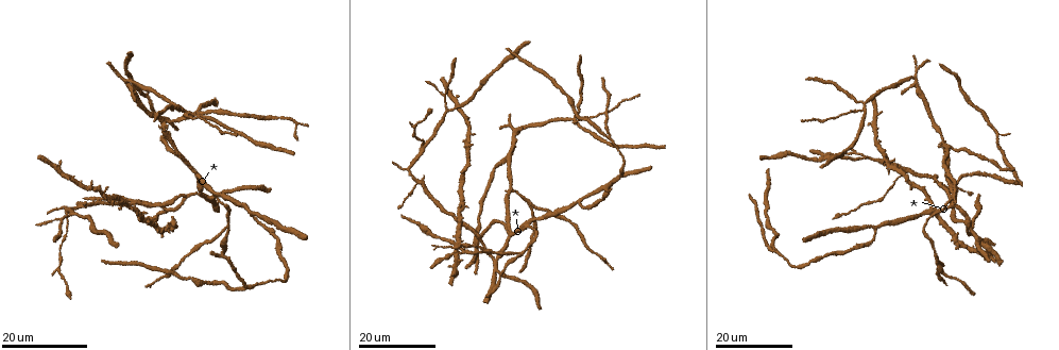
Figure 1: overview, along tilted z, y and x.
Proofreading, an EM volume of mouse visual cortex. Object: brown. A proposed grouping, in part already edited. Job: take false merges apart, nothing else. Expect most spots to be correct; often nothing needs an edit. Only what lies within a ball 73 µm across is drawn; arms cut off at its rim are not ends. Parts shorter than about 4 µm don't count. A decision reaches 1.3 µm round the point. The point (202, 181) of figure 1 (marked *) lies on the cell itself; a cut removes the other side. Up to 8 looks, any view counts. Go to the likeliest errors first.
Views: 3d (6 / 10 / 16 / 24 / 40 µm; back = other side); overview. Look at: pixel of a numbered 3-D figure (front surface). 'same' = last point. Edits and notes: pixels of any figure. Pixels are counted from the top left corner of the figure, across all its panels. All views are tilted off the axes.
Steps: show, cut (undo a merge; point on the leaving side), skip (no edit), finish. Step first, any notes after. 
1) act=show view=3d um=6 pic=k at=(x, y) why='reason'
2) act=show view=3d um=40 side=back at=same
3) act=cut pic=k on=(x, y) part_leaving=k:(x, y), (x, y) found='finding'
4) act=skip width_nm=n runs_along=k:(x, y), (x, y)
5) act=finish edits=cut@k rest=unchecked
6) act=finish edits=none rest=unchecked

act=show view=3d um=24 pic=1 at=(426, 143) why='small branch off a trunk'

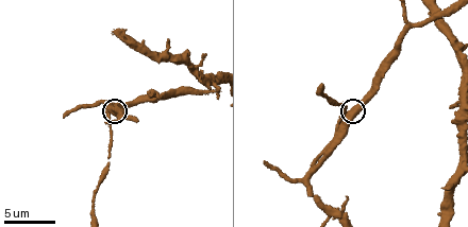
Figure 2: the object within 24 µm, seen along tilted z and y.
act=show view=3d um=10 pic=2 at=(351, 116)

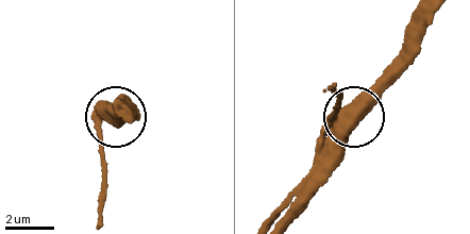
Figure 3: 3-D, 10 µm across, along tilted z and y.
act=skip side_arm_um=28 found='continuous, no second cell'

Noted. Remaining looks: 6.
act=show view=3d um=24 pic=1 at=(414, 184)

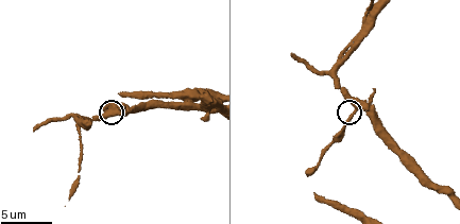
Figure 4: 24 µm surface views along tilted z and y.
act=show view=3d um=10 pic=4 at=(354, 110)

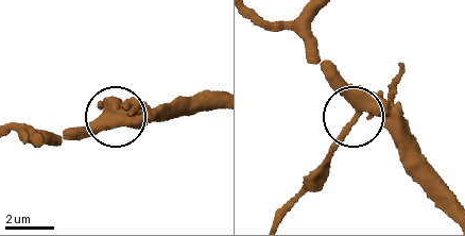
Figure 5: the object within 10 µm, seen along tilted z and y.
act=show view=3d um=10 side=back pic=5 at=(356, 113) why='from behind'

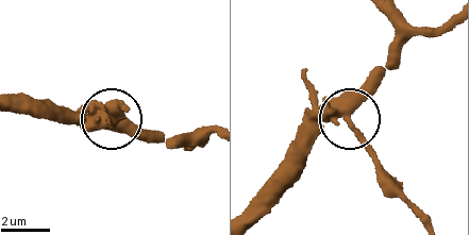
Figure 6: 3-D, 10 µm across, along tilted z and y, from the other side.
act=cut pic=6 on=(371, 151) part_leaving=6:(348, 122), (378, 158), (382, 181), (415, 216) found='two cells meet here'

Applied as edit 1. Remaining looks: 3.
act=show view=3d um=24 pic=1 at=(62, 219) why='thin arm on a thick one'

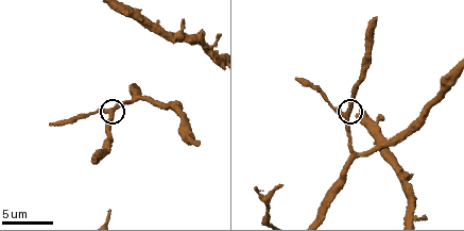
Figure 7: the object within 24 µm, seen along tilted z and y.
act=show view=3d um=10 pic=7 at=(107, 109)

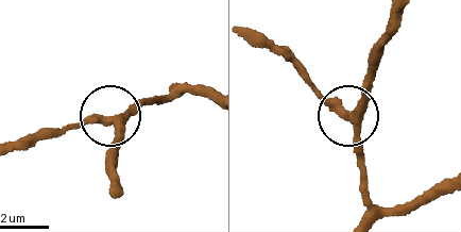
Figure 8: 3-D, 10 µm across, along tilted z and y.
act=skip width_nm=340 runs_along=8:(364, 214), (368, 198), (360, 135), (305, 75) found='continuous, no second cell'

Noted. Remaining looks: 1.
act=finish edits=cut@6 rest=unchecked

